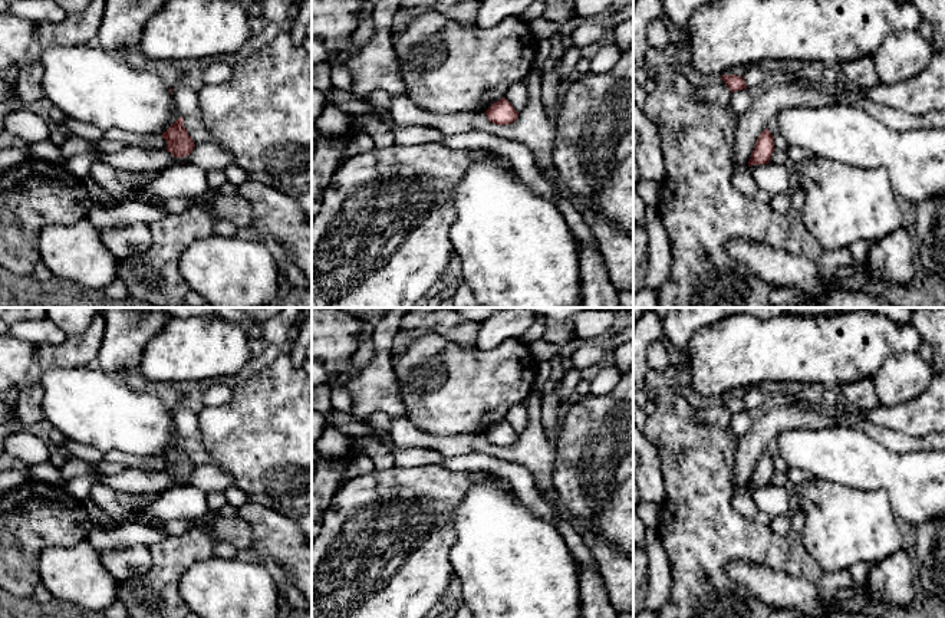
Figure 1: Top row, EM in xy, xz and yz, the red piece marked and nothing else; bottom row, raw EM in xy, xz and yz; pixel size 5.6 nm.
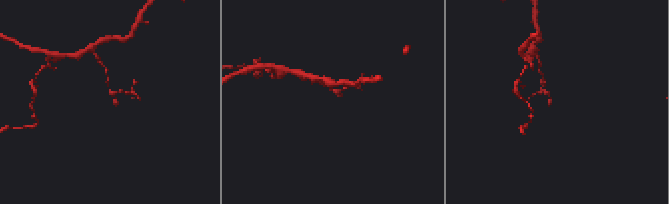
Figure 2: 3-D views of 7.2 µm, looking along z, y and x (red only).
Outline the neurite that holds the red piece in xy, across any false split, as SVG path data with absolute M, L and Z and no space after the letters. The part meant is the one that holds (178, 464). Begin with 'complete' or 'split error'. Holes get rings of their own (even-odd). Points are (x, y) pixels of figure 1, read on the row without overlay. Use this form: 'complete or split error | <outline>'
complete | M178 440L161 458L167 463L165 471L178 480L190 477L195 469L184 450L184 440Z

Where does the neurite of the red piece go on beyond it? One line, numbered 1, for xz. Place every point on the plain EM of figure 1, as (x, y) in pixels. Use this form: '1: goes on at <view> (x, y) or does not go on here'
1: does not go on here

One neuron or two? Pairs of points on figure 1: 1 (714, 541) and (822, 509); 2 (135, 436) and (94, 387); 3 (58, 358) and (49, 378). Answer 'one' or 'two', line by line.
1: two
2: one
3: two

